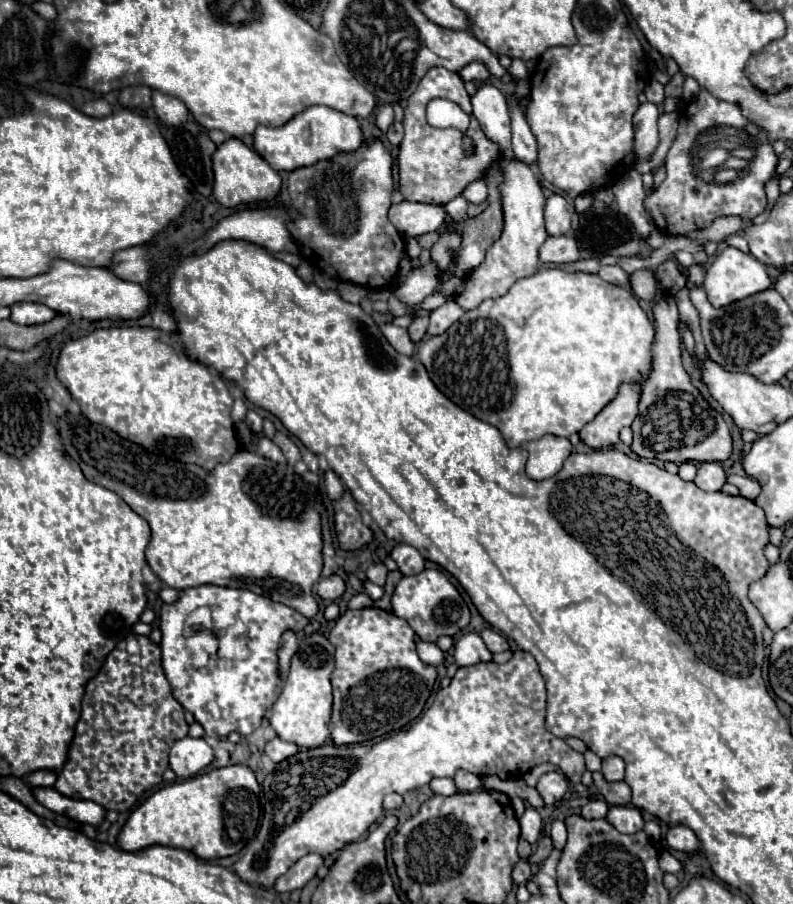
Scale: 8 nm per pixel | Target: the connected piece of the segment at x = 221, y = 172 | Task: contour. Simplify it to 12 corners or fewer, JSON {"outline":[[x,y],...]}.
{"outline":[[238,138],[212,156],[224,206],[270,200],[280,174]]}

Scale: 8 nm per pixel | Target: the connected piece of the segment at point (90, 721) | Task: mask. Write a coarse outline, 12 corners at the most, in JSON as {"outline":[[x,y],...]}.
{"outline":[[160,646],[86,684],[54,790],[126,812],[162,780],[184,708]]}

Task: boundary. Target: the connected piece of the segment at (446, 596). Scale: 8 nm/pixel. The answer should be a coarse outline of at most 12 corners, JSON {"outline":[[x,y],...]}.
{"outline":[[436,568],[404,576],[392,612],[424,642],[456,636],[470,610]]}

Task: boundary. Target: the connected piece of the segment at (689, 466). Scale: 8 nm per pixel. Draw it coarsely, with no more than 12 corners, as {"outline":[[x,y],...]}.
{"outline":[[694,462],[678,466],[678,476],[692,482],[698,466]]}

